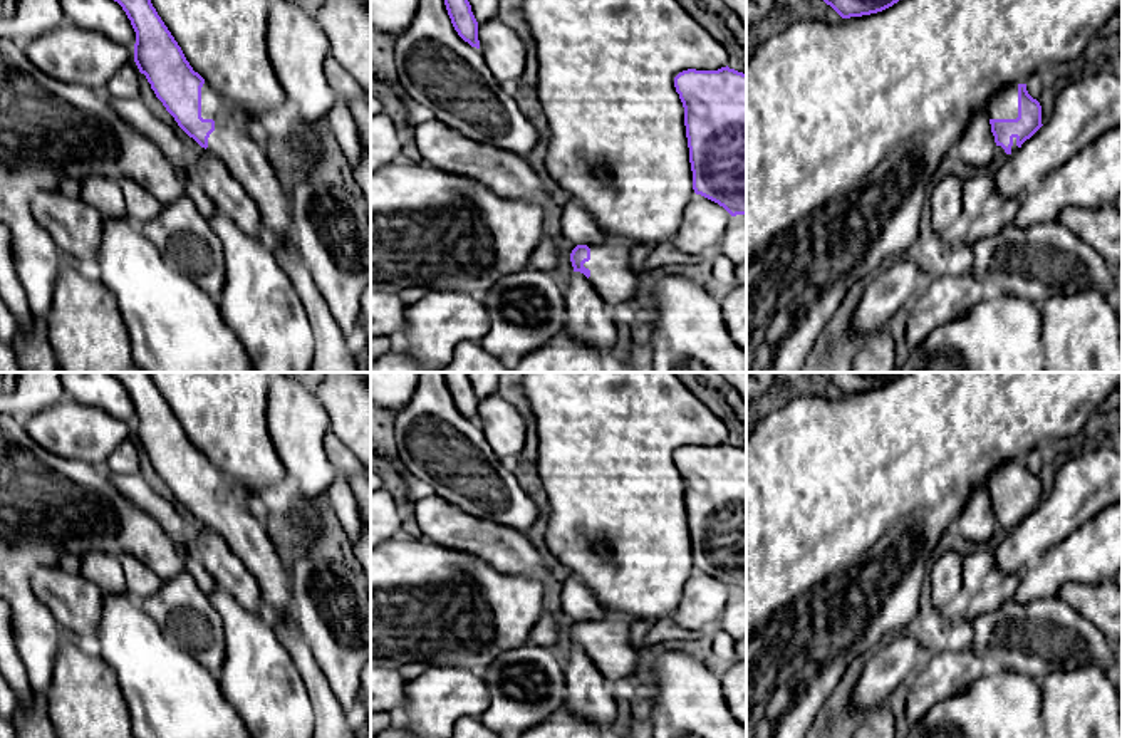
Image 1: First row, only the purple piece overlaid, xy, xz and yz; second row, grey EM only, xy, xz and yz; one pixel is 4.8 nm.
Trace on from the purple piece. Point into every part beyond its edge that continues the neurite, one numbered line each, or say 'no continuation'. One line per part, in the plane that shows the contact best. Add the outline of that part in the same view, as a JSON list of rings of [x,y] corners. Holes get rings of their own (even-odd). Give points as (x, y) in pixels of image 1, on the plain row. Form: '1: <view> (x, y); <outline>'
1: xy (230, 517); [[[210,461],[201,463],[201,493],[215,496],[206,527],[215,530],[245,564],[262,592],[268,619],[293,616],[290,574],[268,532],[247,507],[238,488]]]

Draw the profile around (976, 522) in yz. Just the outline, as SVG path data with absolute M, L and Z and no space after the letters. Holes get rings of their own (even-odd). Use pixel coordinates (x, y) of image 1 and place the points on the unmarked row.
M976 488L954 523L961 537L976 547L990 545L1000 527L988 490Z

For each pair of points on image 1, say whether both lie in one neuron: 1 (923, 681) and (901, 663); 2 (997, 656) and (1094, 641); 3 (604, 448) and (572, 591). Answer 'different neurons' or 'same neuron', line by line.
1: different neurons
2: same neuron
3: different neurons

